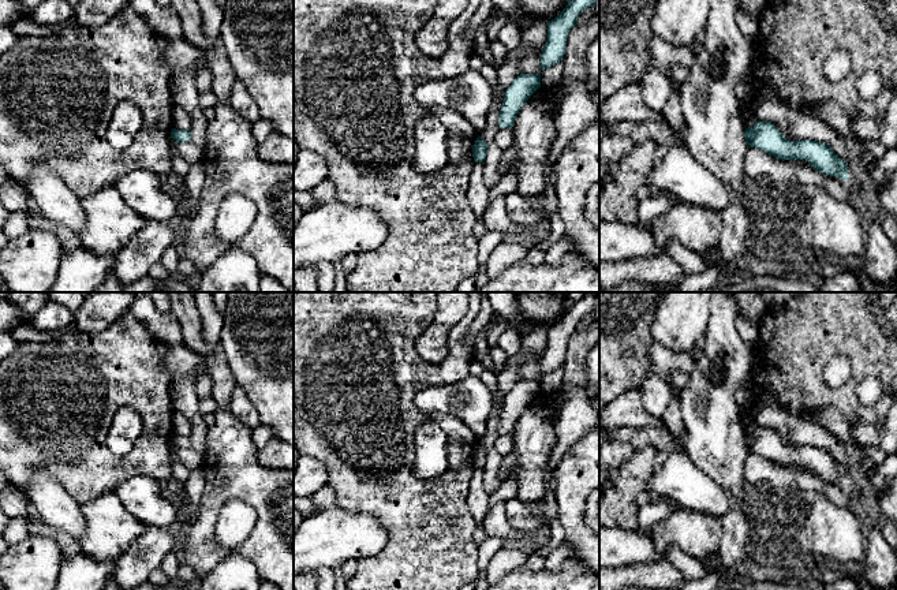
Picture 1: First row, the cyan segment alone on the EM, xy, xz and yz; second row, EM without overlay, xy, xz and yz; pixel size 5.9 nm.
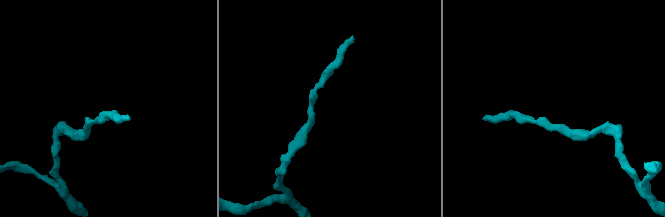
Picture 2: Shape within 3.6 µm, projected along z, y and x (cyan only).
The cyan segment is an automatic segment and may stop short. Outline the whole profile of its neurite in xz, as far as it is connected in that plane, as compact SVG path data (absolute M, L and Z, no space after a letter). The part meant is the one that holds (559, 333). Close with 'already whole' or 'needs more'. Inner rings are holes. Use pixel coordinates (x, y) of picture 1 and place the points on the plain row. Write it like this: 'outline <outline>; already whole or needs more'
outline M587 292L580 300L572 302L568 311L547 328L547 347L541 359L542 377L564 365L568 339L578 331L578 322L586 314L595 311L595 303L595 292Z; already whole

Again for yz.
outline M758 426L744 438L748 452L780 466L806 466L821 479L849 486L848 473L825 448L810 445L789 448L771 427Z; already whole

